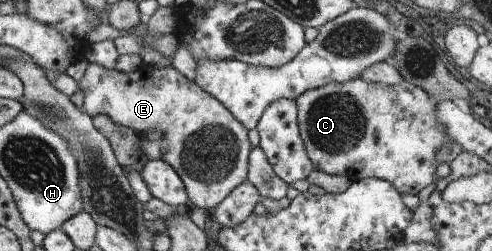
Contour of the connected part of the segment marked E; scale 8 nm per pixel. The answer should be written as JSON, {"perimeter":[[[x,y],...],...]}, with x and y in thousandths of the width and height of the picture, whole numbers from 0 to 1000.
{"perimeter":[[[181,251],[171,315],[159,339],[171,375],[173,446],[185,470],[211,454],[234,494],[278,530],[329,526],[329,637],[348,657],[372,713],[384,777],[382,829],[433,845],[482,745],[502,725],[510,610],[502,510],[441,394],[350,263],[323,271],[291,251],[274,287],[242,287]]]}

